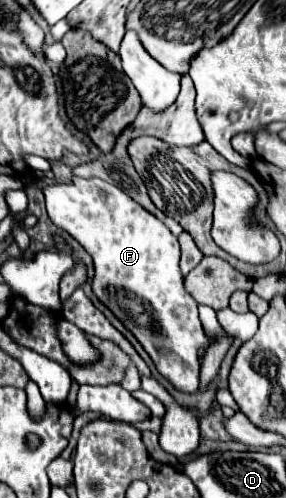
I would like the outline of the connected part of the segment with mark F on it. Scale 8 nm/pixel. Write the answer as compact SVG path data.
M74 178L72 184L50 184L44 190L46 210L50 220L74 236L94 260L94 294L118 316L118 320L140 340L158 372L182 392L198 390L200 362L198 348L208 346L208 338L198 318L198 302L186 292L180 278L180 244L178 238L164 226L162 220L146 212L138 202L124 194L114 184L100 178Z

